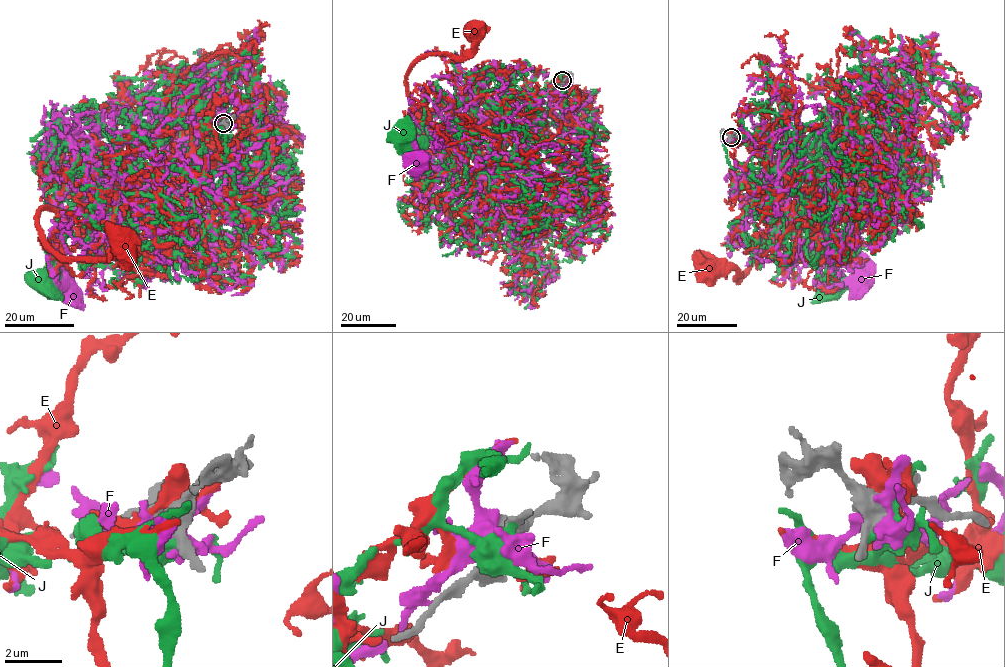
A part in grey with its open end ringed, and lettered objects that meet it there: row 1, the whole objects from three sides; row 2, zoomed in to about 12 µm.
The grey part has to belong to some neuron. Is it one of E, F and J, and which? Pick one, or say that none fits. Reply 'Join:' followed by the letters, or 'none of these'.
Join: E

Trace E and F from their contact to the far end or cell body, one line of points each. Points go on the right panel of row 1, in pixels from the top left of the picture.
E: (730, 136), (738, 162), (826, 166), (824, 208), (772, 234), (737, 280), (733, 266), (706, 268)
F: (731, 138), (761, 136), (789, 110), (801, 123), (806, 168), (828, 153), (816, 193), (821, 277), (860, 282)

